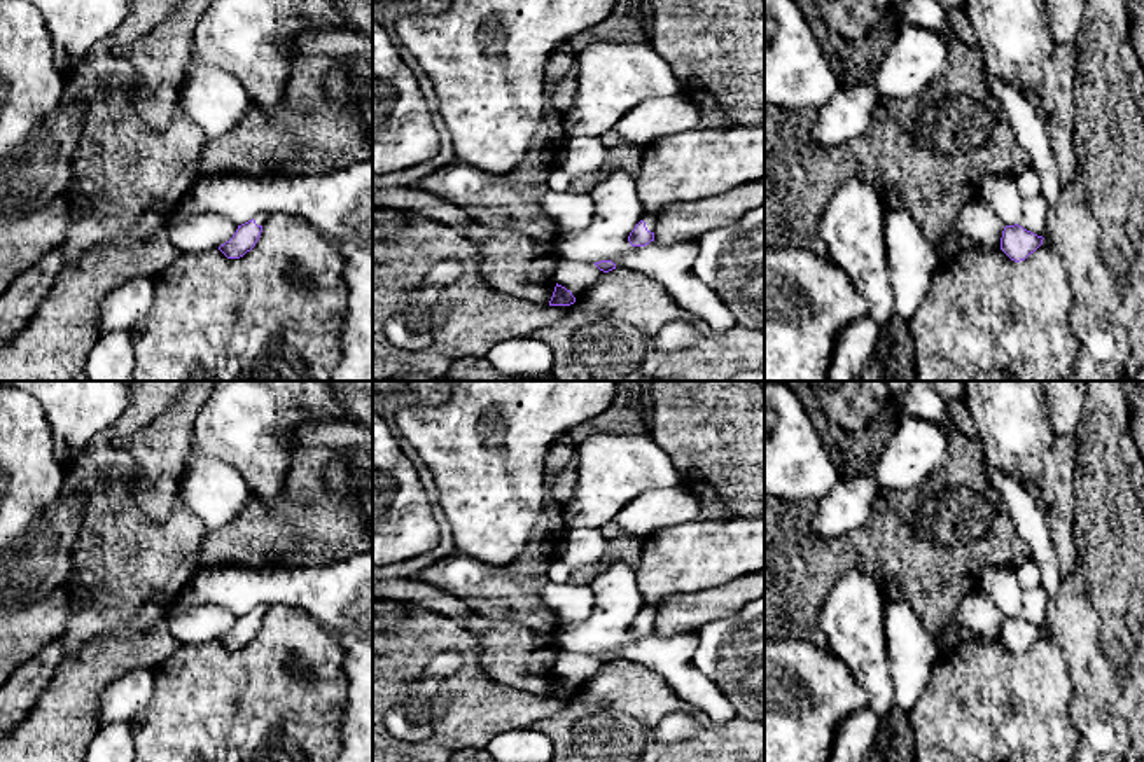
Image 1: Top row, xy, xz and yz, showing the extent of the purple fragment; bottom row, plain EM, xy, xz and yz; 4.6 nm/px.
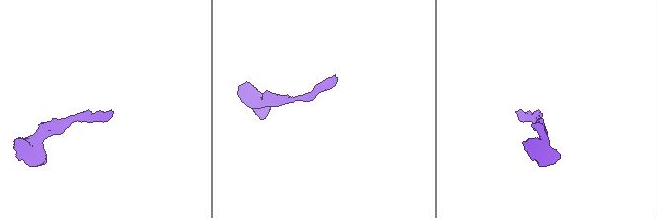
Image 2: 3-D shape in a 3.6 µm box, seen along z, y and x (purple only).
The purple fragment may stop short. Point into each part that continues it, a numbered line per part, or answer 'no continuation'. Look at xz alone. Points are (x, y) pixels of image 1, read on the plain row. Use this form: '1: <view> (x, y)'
1: xz (690, 556)

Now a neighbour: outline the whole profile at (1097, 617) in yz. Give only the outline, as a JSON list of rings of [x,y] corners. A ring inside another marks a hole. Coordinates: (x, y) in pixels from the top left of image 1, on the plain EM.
[[[1086,381],[1076,440],[1076,568],[1048,601],[1044,631],[1060,645],[1072,680],[1071,718],[1079,741],[1074,762],[1144,759],[1144,458],[1132,435],[1123,381]]]

